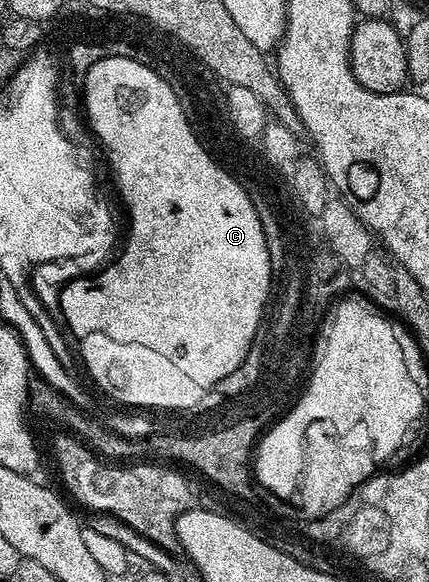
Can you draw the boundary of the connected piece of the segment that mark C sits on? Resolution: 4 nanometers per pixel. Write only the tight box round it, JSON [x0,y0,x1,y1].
[59,54,272,384]

